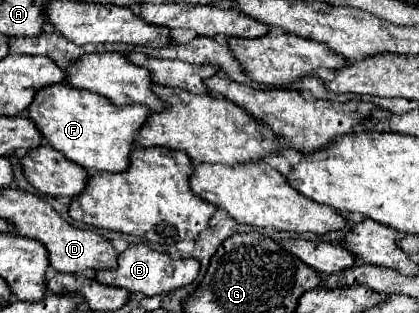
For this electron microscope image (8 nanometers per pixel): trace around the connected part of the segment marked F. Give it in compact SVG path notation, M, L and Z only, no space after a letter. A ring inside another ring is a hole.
M58 83L42 87L26 113L36 123L42 137L68 161L84 167L86 171L118 173L128 167L134 135L146 121L150 109L142 105L112 105L102 95Z

